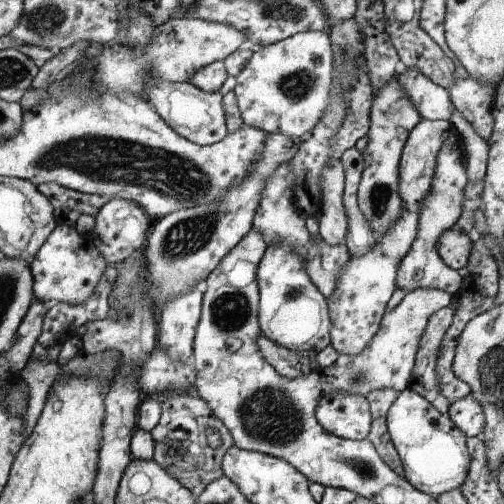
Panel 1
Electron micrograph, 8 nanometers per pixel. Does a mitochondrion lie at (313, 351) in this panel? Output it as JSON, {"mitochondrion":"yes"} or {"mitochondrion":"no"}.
{"mitochondrion":"no"}

